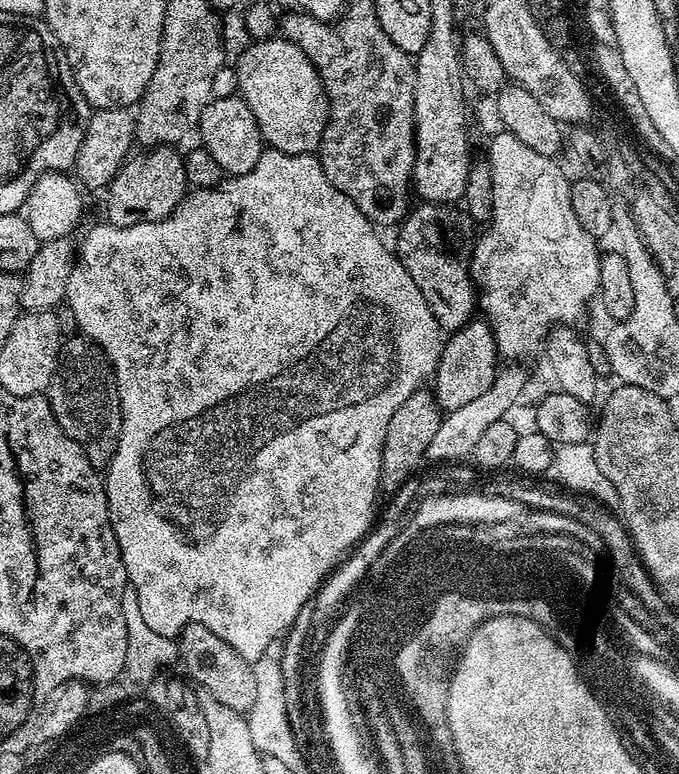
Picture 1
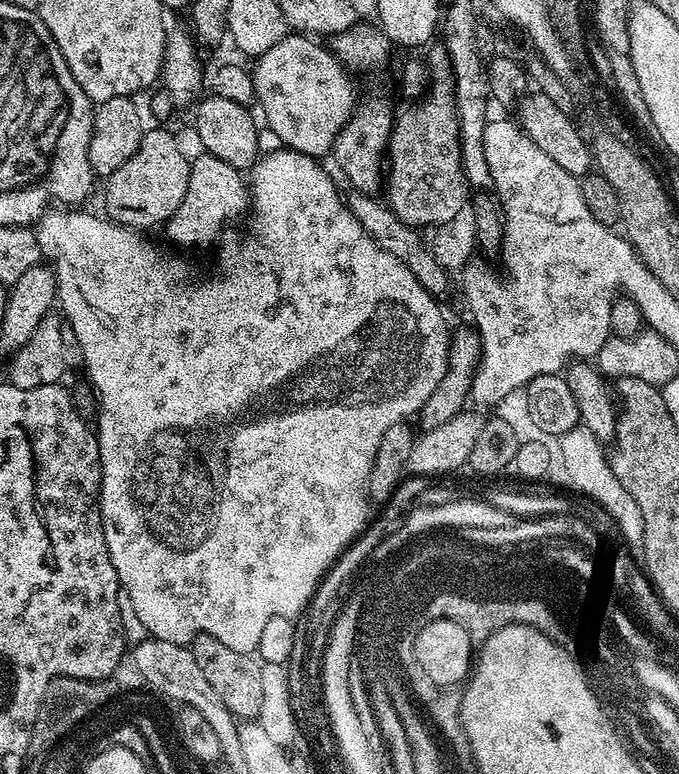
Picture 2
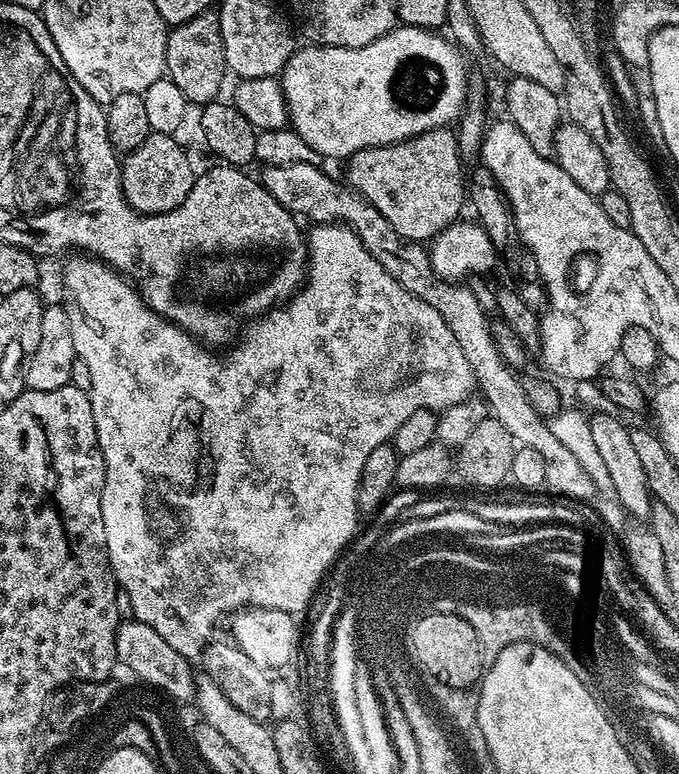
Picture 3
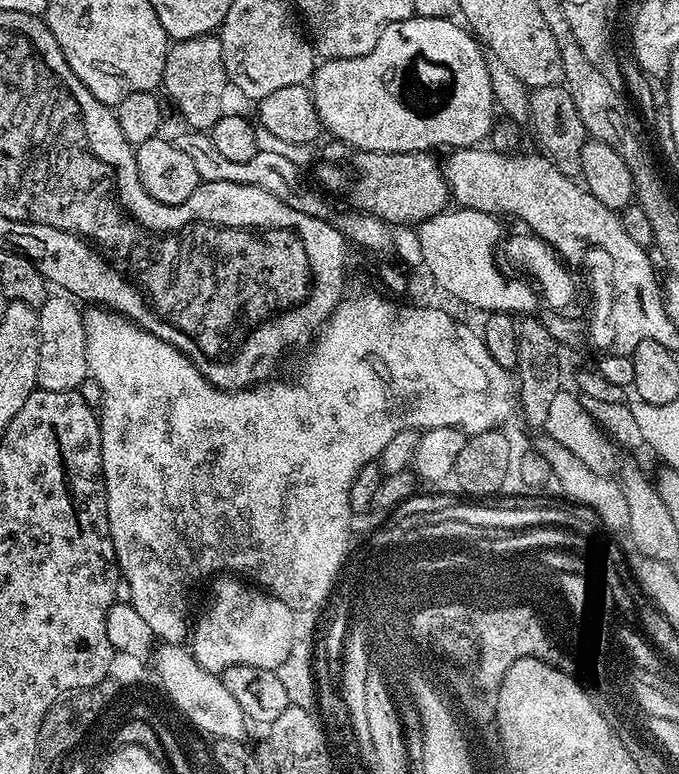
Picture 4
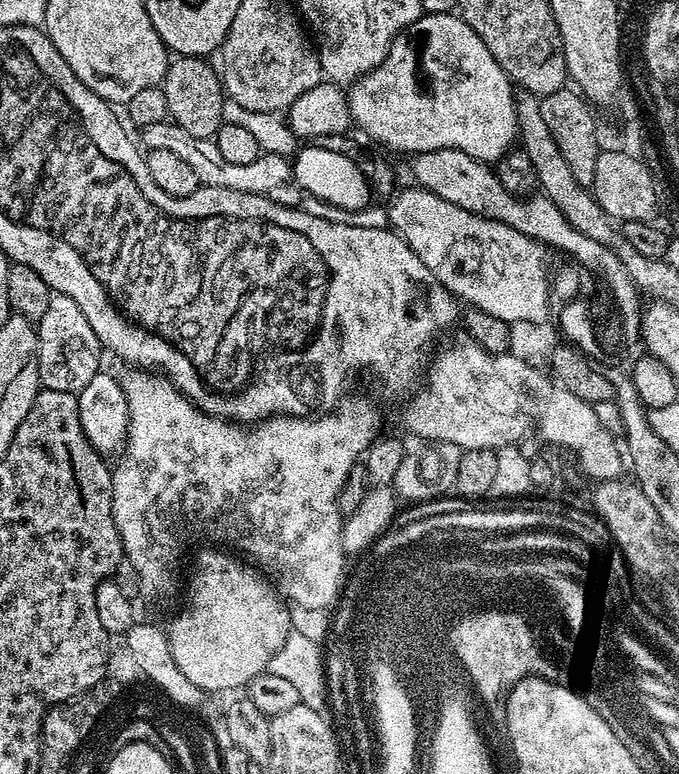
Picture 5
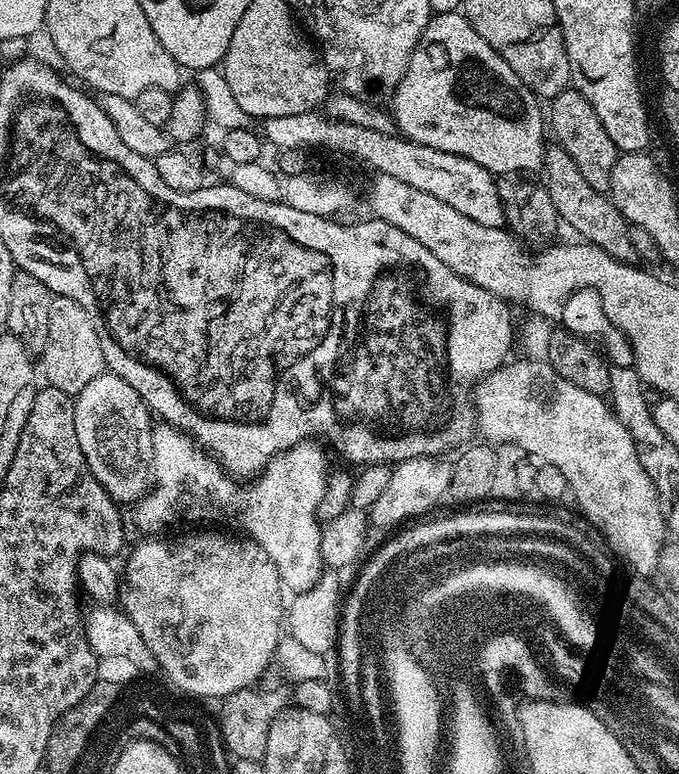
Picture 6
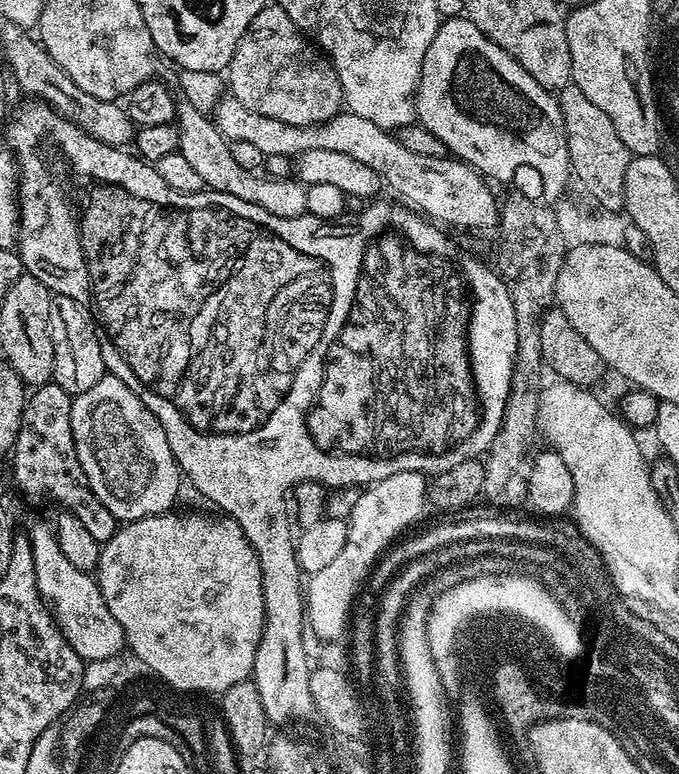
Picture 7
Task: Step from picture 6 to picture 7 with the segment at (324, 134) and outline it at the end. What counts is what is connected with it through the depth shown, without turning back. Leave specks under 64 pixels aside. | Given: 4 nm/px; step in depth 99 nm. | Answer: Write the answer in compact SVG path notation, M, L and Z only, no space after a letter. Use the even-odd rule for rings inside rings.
M228 94L221 99L214 113L214 121L227 141L250 142L257 150L262 150L266 158L295 158L306 150L338 150L341 154L350 154L350 158L370 166L370 170L374 170L387 187L389 184L401 196L397 196L401 201L441 225L490 230L497 227L500 217L498 196L492 193L493 185L475 168L451 155L414 154L406 150L391 131L378 127L370 122L370 118L358 118L358 114L342 110L326 122L299 128L278 122L278 118L266 118L266 114L258 114L242 106L236 96Z

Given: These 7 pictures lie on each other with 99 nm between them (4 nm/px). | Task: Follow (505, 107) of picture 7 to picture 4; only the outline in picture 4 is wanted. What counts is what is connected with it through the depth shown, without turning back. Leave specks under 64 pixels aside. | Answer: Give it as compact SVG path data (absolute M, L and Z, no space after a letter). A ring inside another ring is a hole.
M413 14L408 20L399 20L380 31L378 42L370 54L362 54L358 58L338 58L337 60L324 60L317 63L312 73L310 91L312 101L318 110L318 118L325 133L329 132L333 141L347 144L353 150L362 152L429 152L444 148L455 150L457 148L471 148L489 139L489 132L494 121L495 96L491 92L490 72L487 70L488 58L480 40L472 34L467 27L456 25L457 21L442 16L418 16Z

